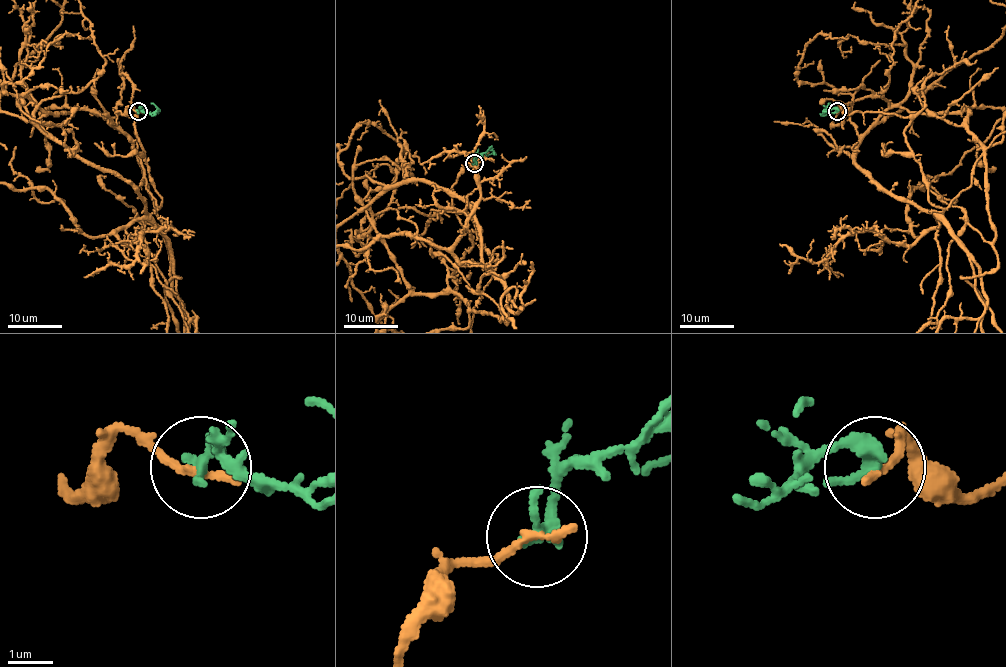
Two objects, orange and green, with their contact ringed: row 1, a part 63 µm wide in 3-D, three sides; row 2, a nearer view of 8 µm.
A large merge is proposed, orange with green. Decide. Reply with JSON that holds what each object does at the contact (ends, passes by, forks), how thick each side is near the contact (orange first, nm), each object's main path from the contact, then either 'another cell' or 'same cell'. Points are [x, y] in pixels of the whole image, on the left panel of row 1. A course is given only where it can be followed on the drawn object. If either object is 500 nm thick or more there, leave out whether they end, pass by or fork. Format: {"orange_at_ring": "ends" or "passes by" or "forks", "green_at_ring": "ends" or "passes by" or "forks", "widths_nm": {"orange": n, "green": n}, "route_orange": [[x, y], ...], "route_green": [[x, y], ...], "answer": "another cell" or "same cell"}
{"orange_at_ring": "ends", "green_at_ring": "ends", "widths_nm": {"orange": 200, "green": 400}, "route_orange": [[138, 111], [116, 113], [134, 118], [161, 201], [152, 223], [195, 331]], "route_green": [[138, 111], [139, 109], [148, 114], [154, 111], [157, 109], [150, 103]], "answer": "another cell"}

